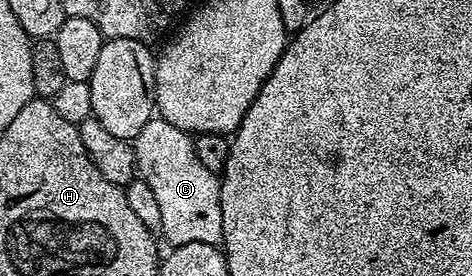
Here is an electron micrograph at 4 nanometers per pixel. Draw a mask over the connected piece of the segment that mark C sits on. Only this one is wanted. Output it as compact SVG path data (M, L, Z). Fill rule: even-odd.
M151 117L148 125L140 129L132 142L138 162L137 174L148 181L160 208L161 238L166 238L170 247L192 245L192 241L219 246L224 233L222 185L219 176L214 175L212 169L207 169L196 157L190 132L178 129L167 119Z

